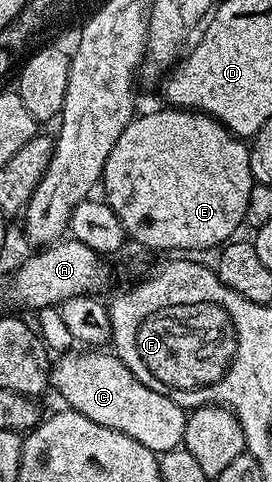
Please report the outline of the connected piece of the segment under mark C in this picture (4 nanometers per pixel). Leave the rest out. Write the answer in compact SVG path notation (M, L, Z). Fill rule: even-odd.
M88 348L84 354L64 352L51 363L50 386L64 397L63 405L69 410L82 412L82 416L118 431L125 439L133 438L140 446L153 450L156 456L165 454L184 441L188 414L184 407L174 404L170 396L146 388L115 353L100 348Z

